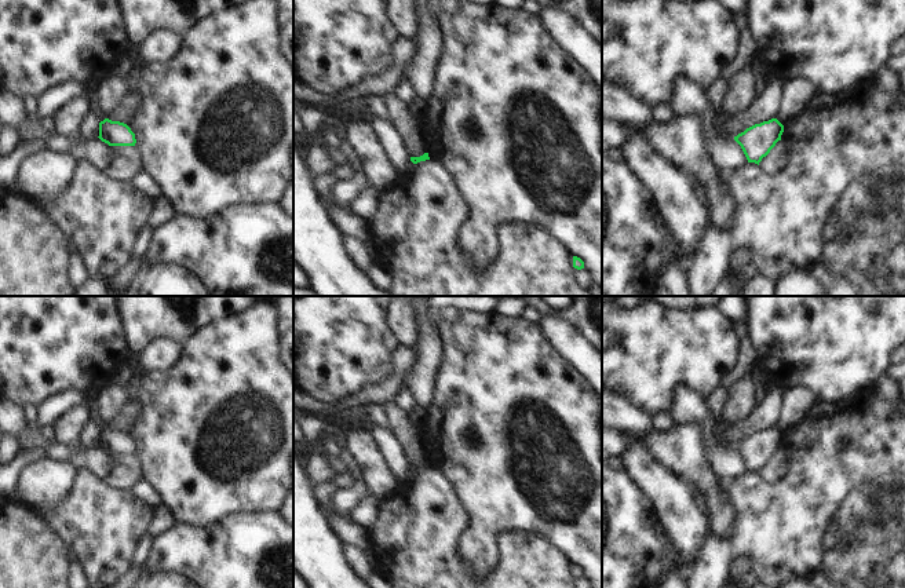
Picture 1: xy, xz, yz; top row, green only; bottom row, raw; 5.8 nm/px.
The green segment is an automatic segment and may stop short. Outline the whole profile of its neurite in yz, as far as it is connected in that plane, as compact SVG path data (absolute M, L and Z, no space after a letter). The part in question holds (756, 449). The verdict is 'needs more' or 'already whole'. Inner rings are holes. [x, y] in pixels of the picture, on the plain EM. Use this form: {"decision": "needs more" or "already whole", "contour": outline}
{"decision": "already whole", "contour": "M771 427L747 437L734 445L734 449L741 454L748 471L759 474L762 467L781 449L782 441L784 434L777 427Z"}

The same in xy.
{"decision": "already whole", "contour": "M105 427L99 431L99 445L109 454L135 454L136 448L131 437L120 430Z"}

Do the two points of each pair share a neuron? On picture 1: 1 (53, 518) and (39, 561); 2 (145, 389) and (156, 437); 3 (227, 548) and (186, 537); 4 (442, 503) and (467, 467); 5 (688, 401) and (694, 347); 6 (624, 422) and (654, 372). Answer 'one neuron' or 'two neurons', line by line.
1: two neurons
2: one neuron
3: one neuron
4: two neurons
5: two neurons
6: two neurons

